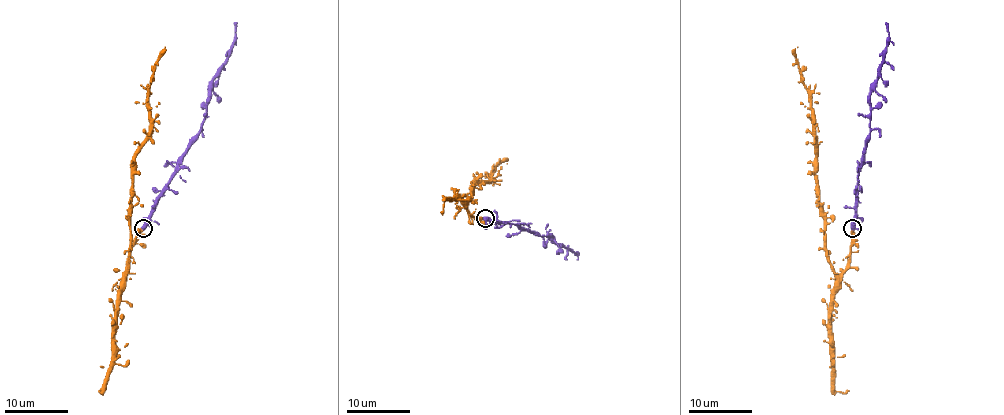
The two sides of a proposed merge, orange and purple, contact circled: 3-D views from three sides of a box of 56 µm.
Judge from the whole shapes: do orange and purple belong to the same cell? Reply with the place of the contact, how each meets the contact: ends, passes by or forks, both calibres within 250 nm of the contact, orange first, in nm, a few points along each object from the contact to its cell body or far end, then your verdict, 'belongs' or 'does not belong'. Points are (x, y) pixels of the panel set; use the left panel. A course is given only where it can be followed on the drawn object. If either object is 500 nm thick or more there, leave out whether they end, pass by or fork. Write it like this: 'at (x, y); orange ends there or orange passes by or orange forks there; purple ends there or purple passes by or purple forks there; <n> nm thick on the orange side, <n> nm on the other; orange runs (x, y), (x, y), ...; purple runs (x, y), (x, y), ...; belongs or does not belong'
at (143, 228); orange passes by; purple passes by; 280 nm thick on the orange side, 360 nm on the other; orange runs (142, 229), (131, 248), (125, 274), (128, 271), (134, 151), (149, 131), (147, 91), (164, 47); purple runs (142, 229), (156, 197), (175, 169), (177, 159), (201, 128), (208, 85), (226, 60), (234, 41), (234, 22); belongs

